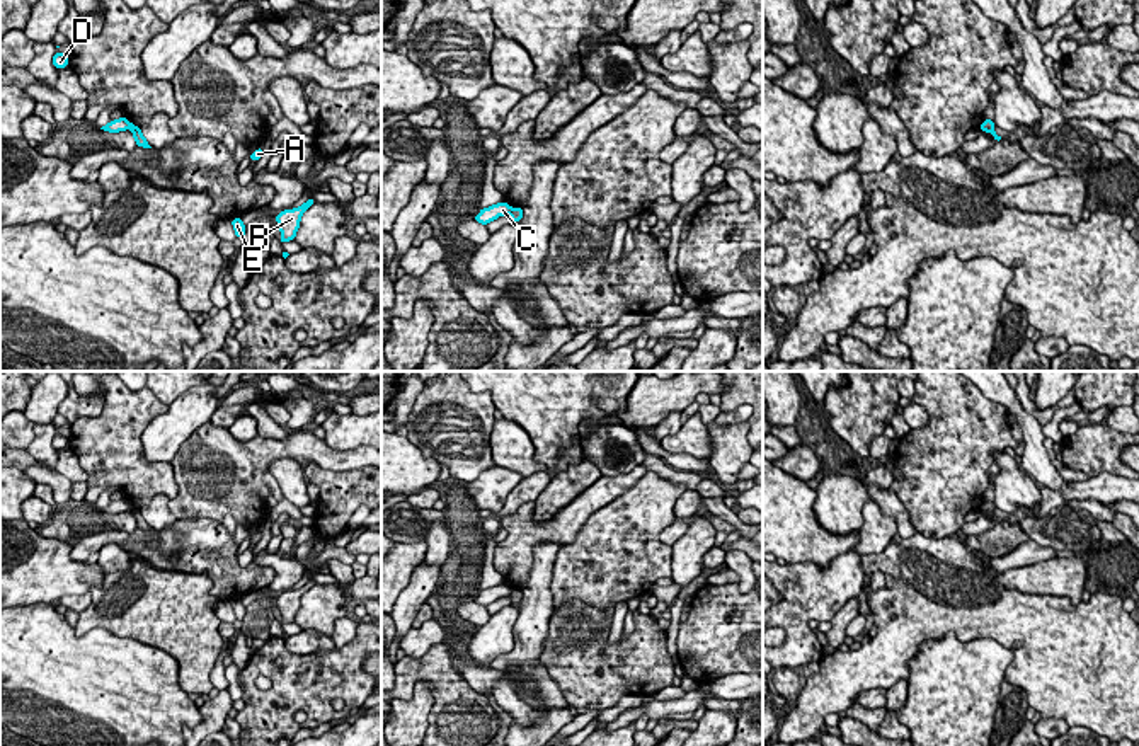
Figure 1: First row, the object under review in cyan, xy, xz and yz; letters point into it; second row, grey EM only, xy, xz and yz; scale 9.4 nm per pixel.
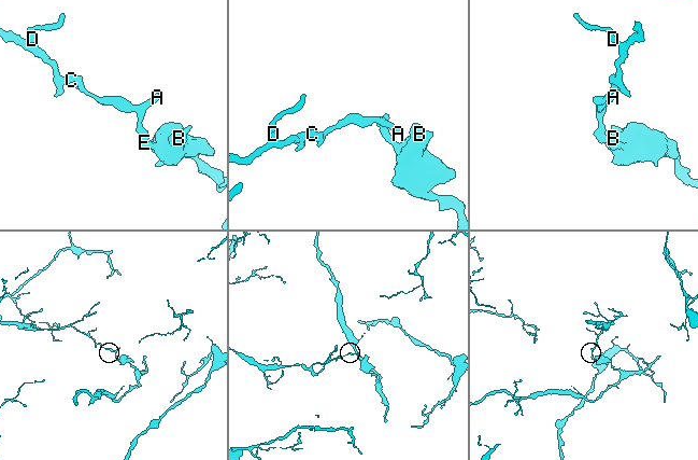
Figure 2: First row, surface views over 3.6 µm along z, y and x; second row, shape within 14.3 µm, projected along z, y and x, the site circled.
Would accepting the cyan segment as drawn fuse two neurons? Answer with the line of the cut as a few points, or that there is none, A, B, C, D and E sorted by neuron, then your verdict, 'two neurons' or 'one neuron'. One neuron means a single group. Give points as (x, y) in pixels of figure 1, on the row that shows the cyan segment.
xz (513, 208), (509, 212) | A B E / C D | two neurons

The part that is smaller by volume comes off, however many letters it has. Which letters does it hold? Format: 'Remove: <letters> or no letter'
Remove: A, B, E

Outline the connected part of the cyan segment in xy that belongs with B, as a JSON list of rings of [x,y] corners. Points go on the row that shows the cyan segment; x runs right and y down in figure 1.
[[[310,198],[305,204],[295,209],[284,209],[276,216],[278,227],[281,230],[281,244],[295,240],[295,235],[300,228],[301,215],[315,203]]]

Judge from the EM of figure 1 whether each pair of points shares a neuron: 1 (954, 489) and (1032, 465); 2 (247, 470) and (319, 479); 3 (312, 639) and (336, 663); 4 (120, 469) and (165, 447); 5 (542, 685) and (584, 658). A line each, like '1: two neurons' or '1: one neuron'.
1: two neurons
2: two neurons
3: two neurons
4: two neurons
5: two neurons

